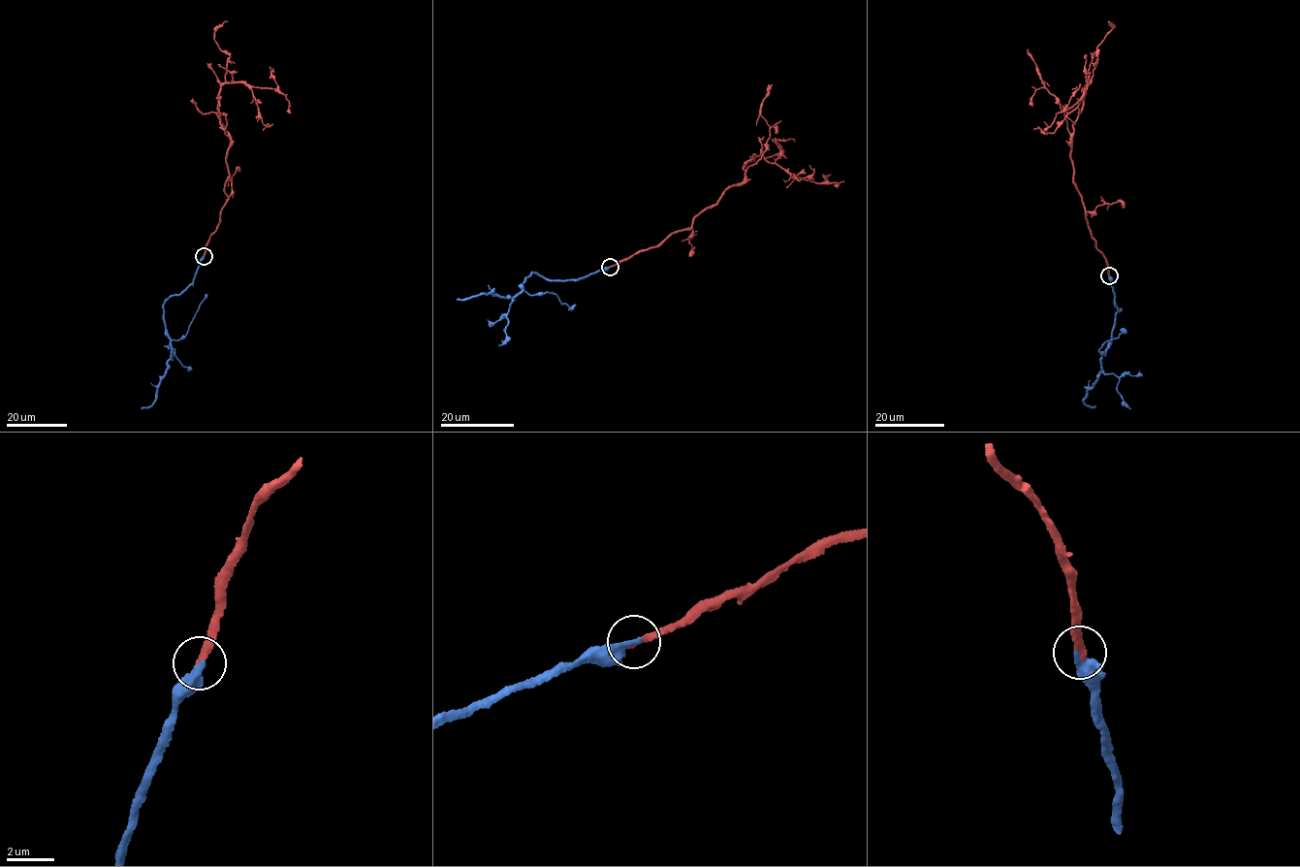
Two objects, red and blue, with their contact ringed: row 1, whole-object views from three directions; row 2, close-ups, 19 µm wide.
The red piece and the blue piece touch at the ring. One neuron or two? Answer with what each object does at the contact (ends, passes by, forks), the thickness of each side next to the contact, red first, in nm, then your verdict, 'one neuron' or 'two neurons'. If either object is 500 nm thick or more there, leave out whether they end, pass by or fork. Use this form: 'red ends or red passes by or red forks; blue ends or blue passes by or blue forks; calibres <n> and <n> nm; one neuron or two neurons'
red ends; blue passes by; calibres 300 and 240 nm; one neuron

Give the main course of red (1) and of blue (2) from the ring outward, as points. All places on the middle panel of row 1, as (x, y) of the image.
1: (609, 267), (690, 228), (695, 217), (746, 178), (745, 165), (757, 155), (814, 182), (837, 186), (843, 180)
2: (609, 267), (578, 280), (555, 281), (532, 272), (515, 297), (501, 298), (491, 293), (457, 299)

